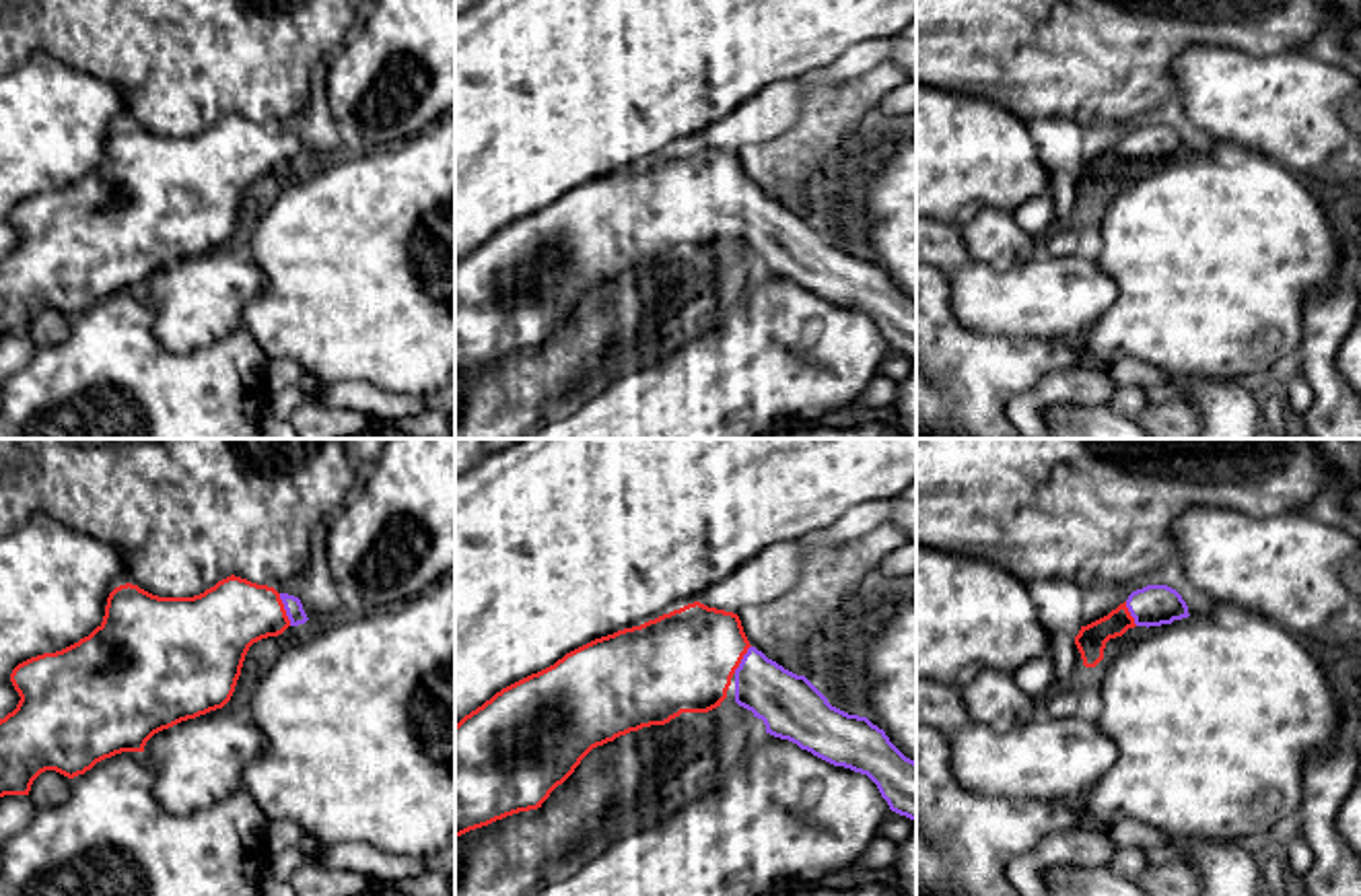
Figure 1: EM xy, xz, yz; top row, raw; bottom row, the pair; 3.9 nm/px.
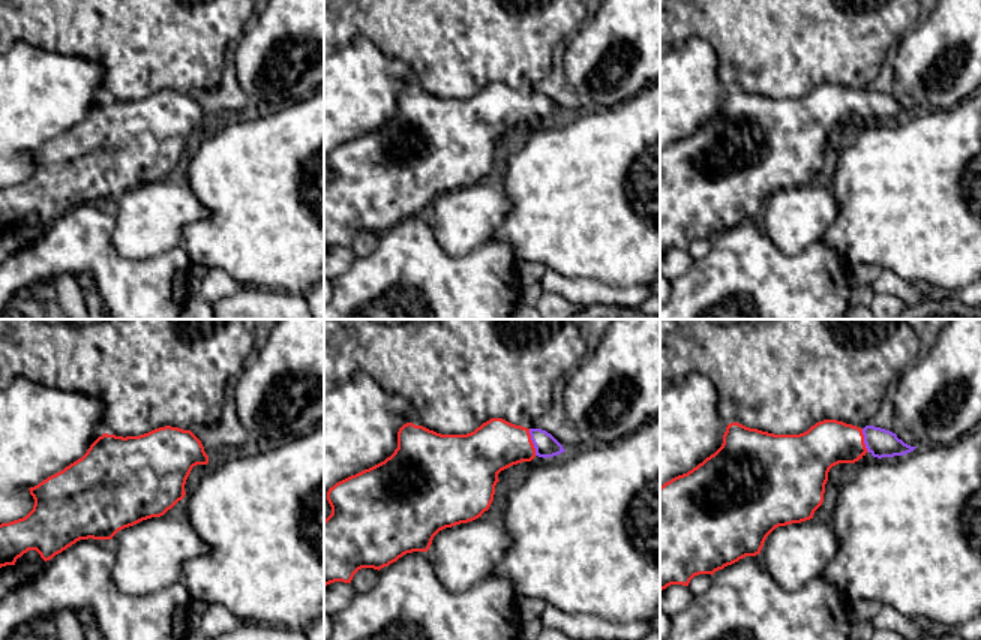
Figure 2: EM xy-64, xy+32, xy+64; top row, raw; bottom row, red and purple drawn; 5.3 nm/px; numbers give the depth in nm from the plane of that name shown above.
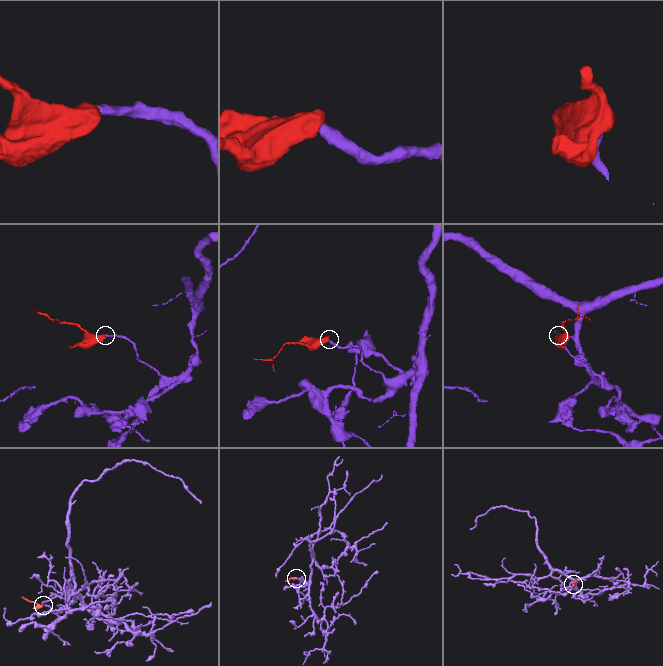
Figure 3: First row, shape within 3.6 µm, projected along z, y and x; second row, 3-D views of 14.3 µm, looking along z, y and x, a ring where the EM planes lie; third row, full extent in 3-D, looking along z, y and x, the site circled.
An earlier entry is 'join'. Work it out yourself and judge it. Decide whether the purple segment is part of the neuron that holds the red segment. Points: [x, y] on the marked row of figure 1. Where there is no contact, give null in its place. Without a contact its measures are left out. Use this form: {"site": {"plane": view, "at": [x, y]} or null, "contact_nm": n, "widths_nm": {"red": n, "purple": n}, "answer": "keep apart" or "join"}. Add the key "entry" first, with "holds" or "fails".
{"entry": "holds", "site": {"plane": "xy", "at": [285, 610]}, "contact_nm": 140, "widths_nm": {"red": 280, "purple": 70}, "answer": "join"}

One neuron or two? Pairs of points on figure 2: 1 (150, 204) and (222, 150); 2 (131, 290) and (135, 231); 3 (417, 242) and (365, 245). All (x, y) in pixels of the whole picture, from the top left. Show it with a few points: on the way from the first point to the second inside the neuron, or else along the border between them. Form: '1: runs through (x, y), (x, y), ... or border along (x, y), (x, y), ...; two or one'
1: border along (183, 162), (183, 179), (204, 207); two
2: border along (111, 233), (114, 248), (129, 258), (168, 251); two
3: border along (380, 236), (378, 245), (369, 254), (356, 257); two

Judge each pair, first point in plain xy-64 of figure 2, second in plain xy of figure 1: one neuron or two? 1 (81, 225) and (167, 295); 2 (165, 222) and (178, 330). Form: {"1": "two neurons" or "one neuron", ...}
{"1": "two neurons", "2": "one neuron"}

